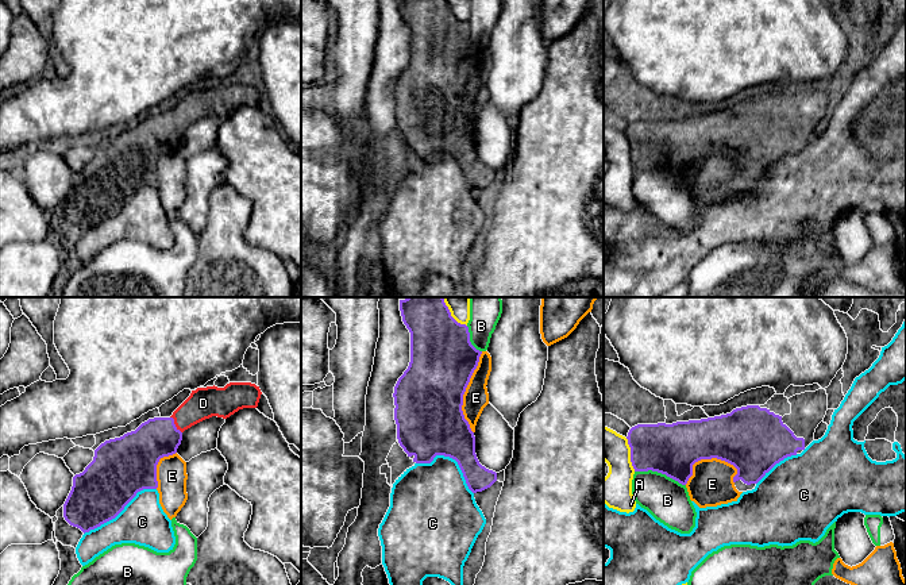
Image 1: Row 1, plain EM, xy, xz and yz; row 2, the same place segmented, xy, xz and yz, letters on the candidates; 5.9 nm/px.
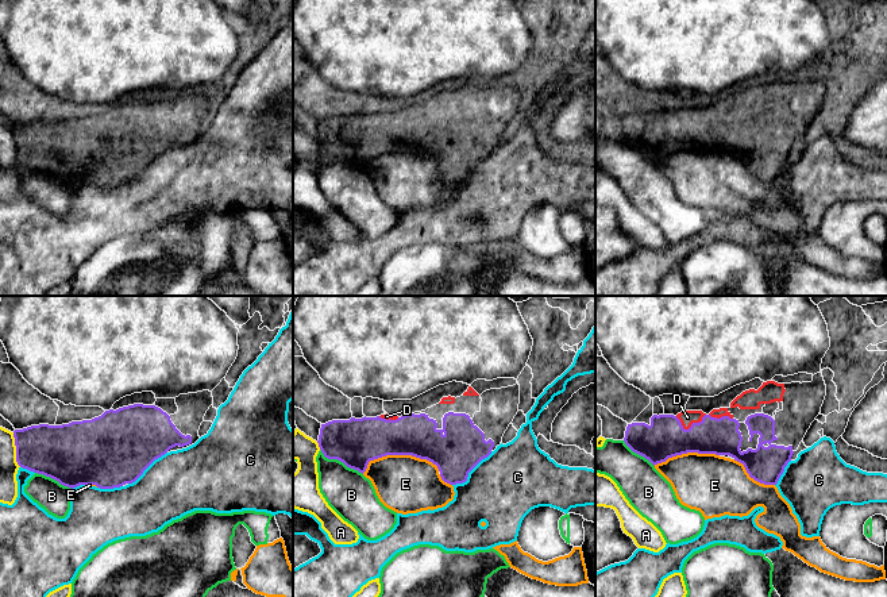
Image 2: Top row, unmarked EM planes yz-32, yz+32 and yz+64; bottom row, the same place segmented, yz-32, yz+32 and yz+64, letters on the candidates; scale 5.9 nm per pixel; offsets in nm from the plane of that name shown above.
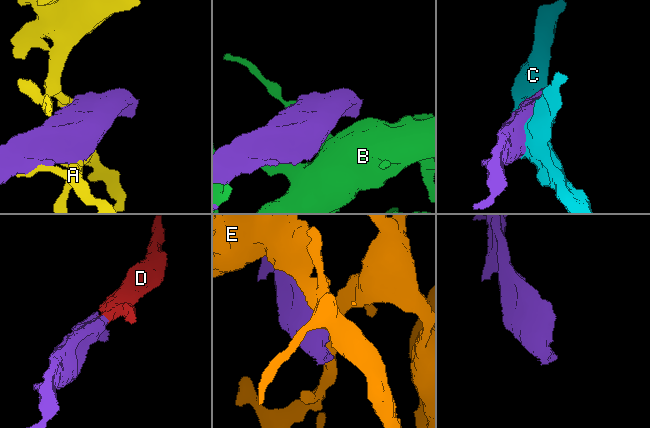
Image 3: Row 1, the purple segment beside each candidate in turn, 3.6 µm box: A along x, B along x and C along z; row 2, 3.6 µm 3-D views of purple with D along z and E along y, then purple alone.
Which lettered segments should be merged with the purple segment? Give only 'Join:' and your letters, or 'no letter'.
Join: D

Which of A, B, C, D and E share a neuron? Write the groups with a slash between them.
A / B / C / D / E

